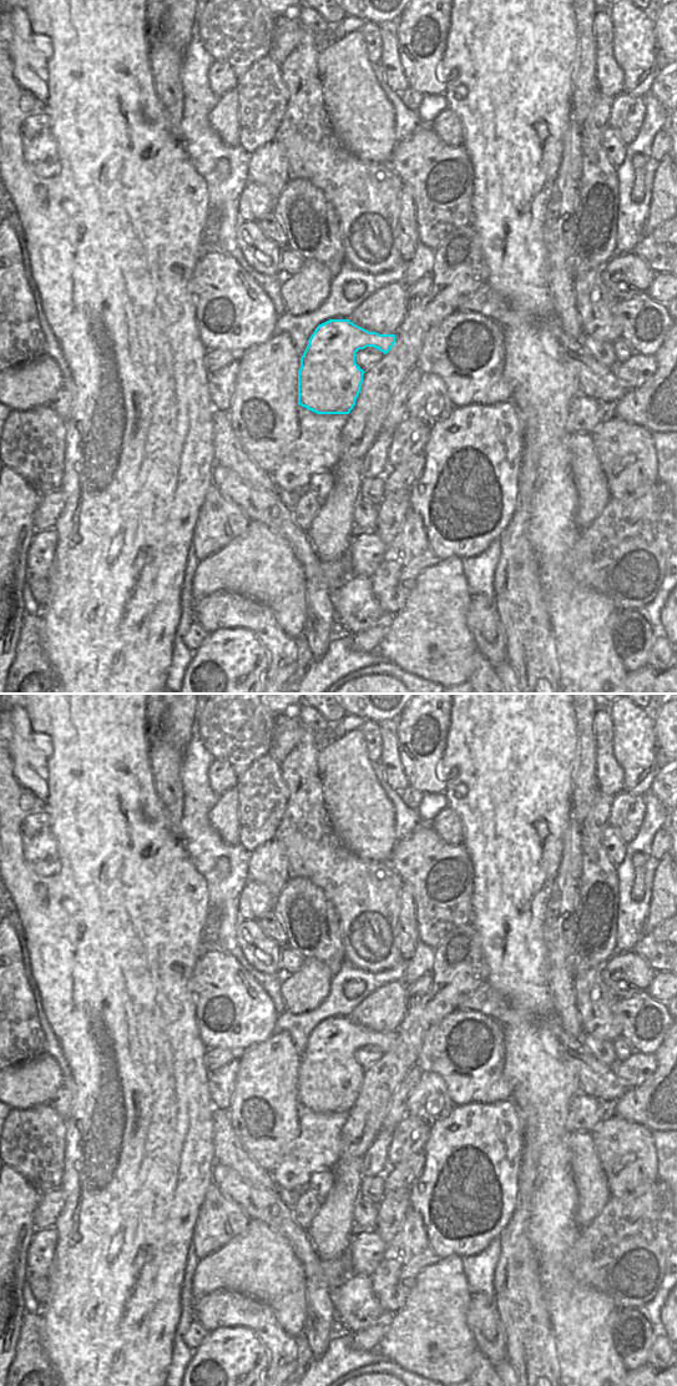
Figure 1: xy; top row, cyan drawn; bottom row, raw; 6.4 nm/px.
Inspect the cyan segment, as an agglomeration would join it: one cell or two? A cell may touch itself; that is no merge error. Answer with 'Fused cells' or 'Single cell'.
Single cell.

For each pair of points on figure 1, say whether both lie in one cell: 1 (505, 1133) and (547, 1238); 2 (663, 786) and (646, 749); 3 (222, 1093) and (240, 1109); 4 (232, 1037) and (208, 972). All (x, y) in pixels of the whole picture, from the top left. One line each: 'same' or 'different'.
1: different
2: different
3: different
4: same

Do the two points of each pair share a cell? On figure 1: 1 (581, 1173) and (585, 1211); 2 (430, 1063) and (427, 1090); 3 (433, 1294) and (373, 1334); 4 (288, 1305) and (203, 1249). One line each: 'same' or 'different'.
1: same
2: different
3: different
4: different

